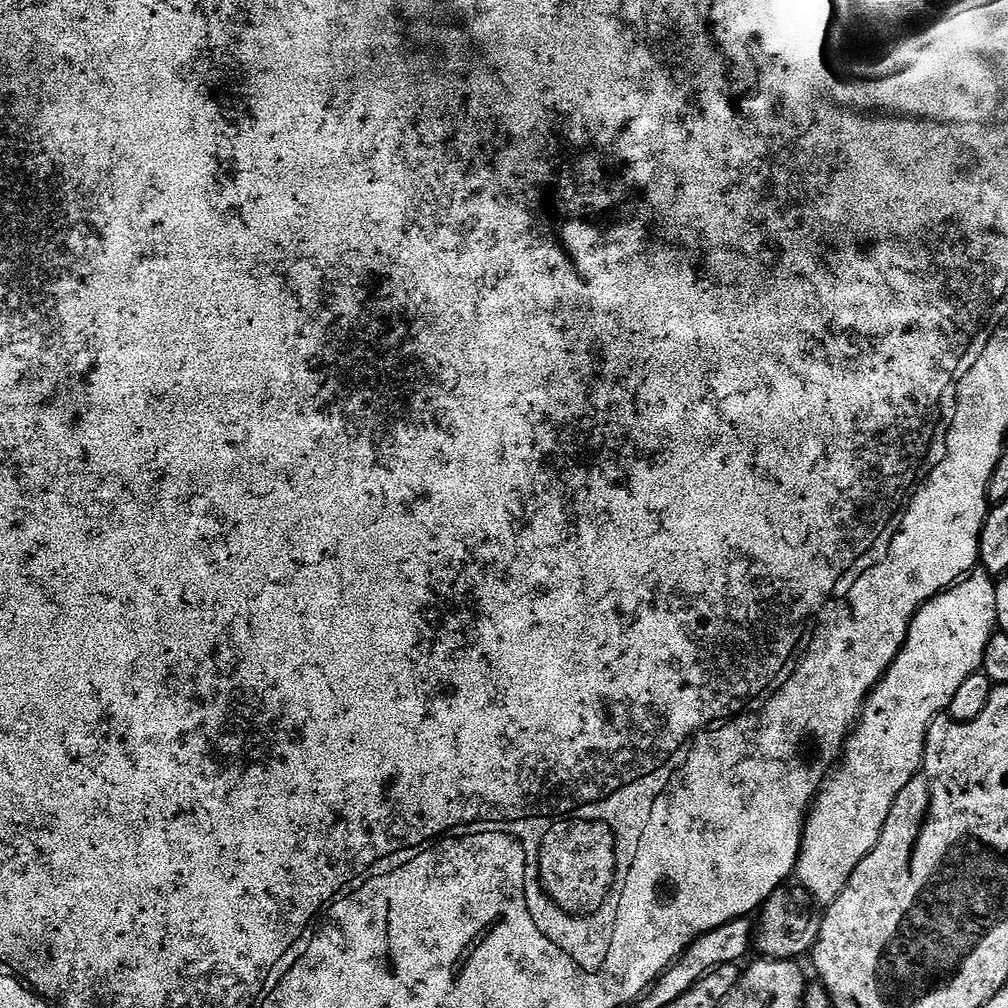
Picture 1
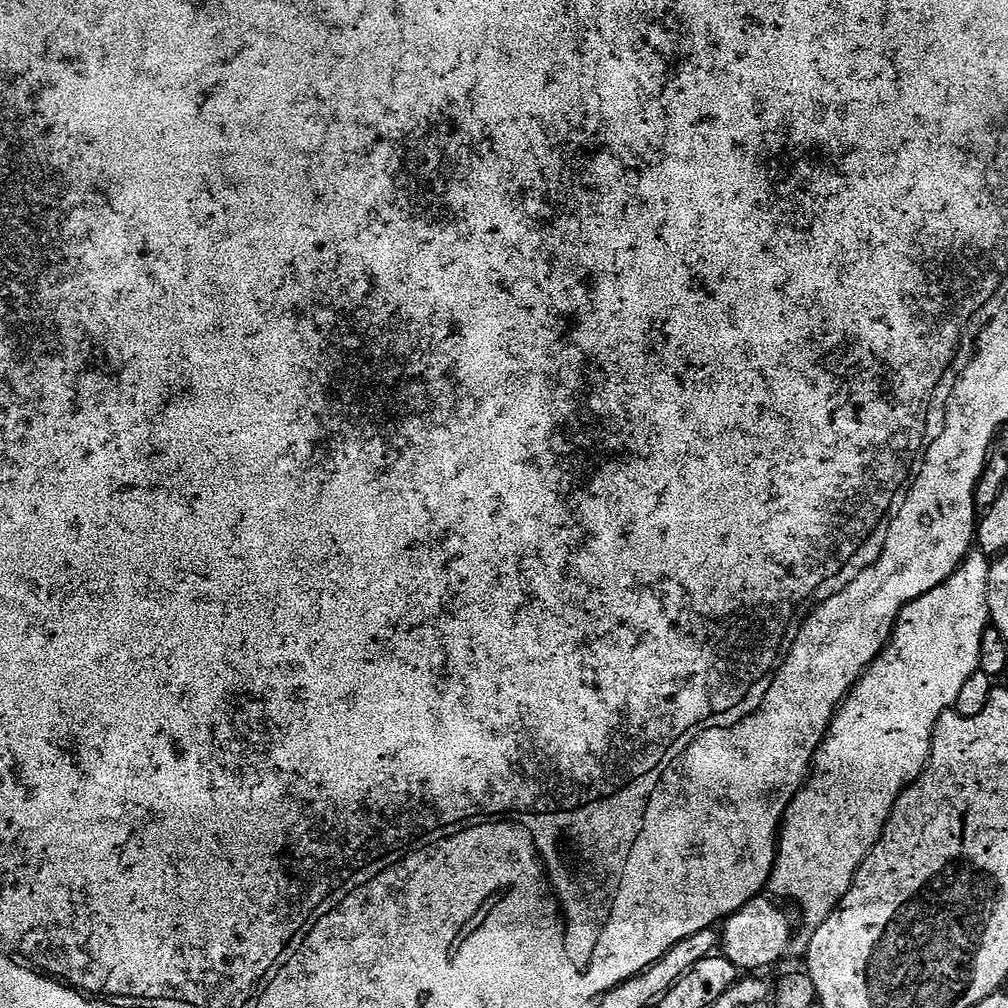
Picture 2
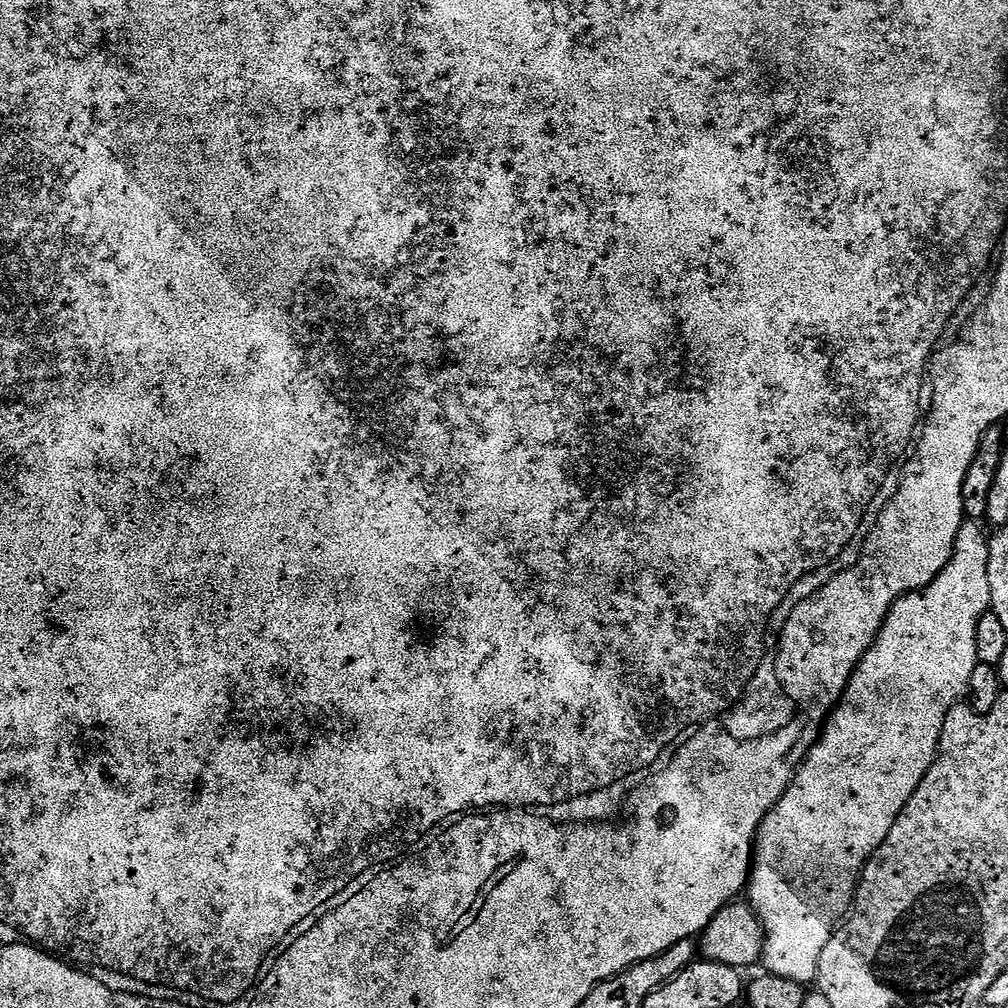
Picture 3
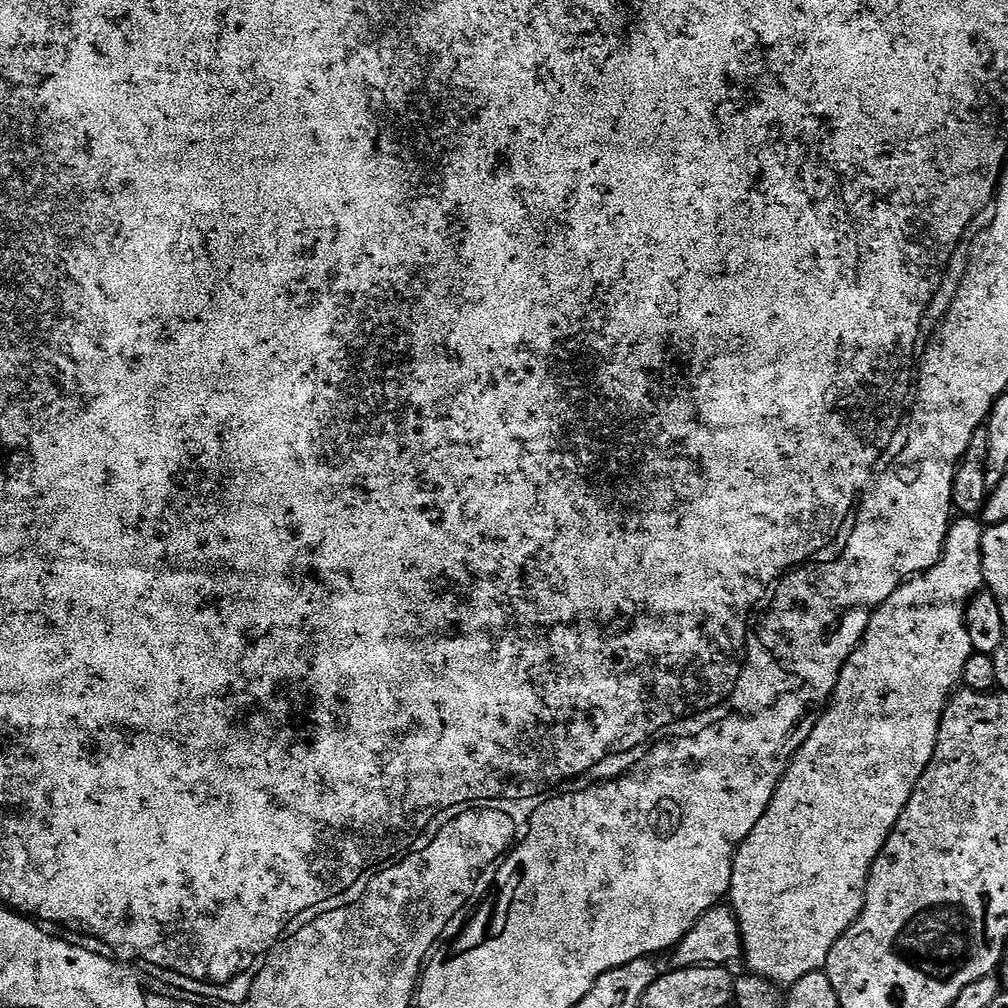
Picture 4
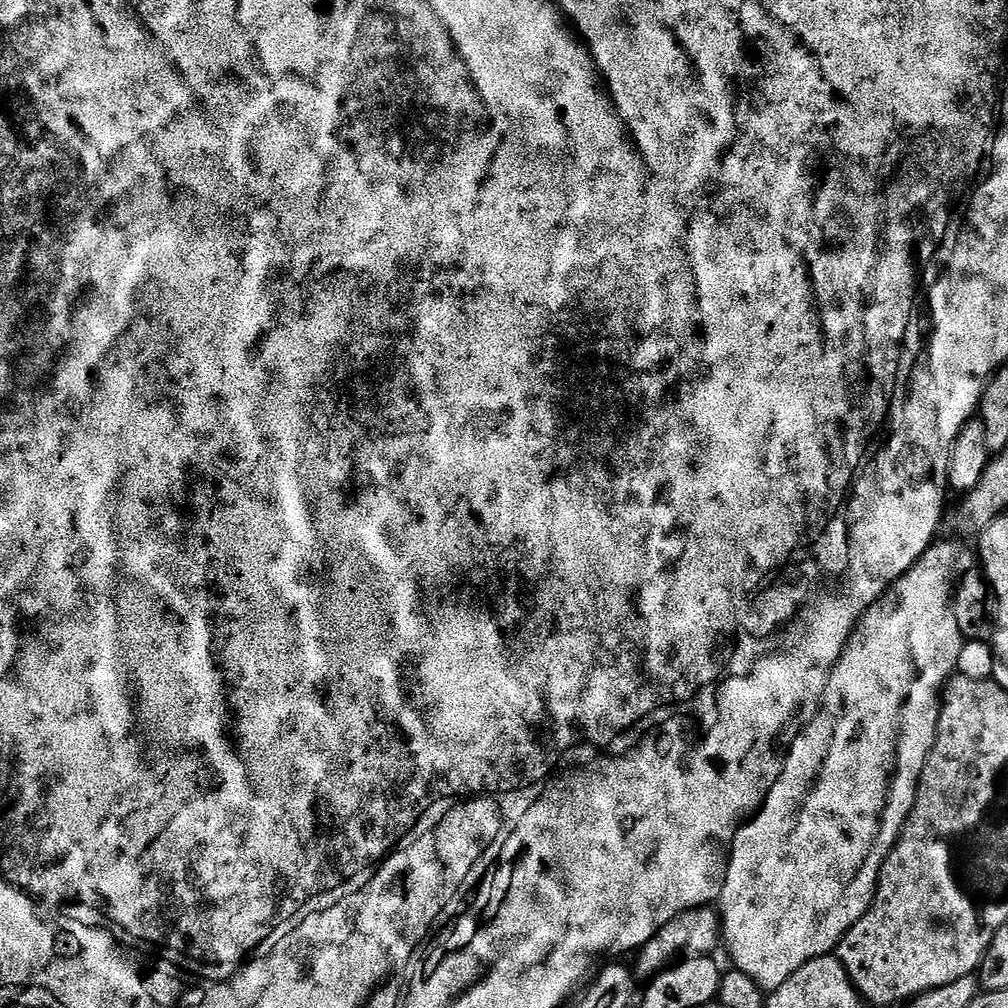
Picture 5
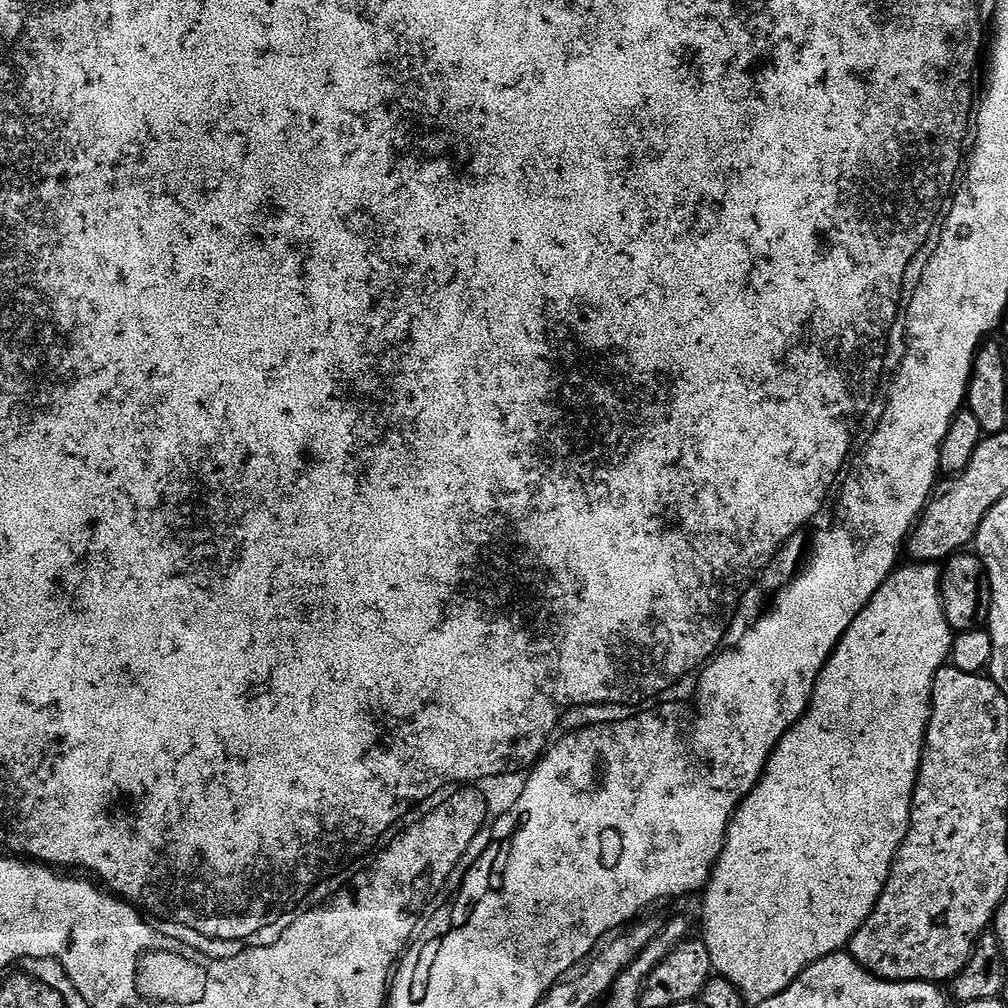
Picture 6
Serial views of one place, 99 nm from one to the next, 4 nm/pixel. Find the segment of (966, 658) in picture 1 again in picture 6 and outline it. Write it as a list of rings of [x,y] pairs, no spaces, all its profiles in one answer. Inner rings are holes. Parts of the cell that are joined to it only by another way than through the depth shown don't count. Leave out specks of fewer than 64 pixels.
[[[912,562],[909,568],[897,567],[888,577],[874,598],[854,618],[846,634],[832,651],[820,676],[816,679],[816,688],[812,691],[812,703],[808,711],[792,729],[785,734],[768,759],[759,782],[751,794],[745,798],[728,824],[728,836],[724,840],[724,849],[718,862],[712,868],[712,876],[703,889],[704,896],[704,933],[702,939],[706,950],[710,950],[710,962],[713,973],[726,978],[742,994],[745,1005],[758,1006],[774,994],[782,994],[808,967],[830,954],[847,949],[852,936],[870,918],[878,898],[884,892],[890,878],[892,861],[903,846],[912,821],[912,795],[916,789],[916,779],[920,773],[920,759],[924,753],[924,735],[932,713],[932,687],[940,668],[949,663],[952,654],[951,626],[944,617],[944,603],[940,601],[941,565],[936,562]]]

